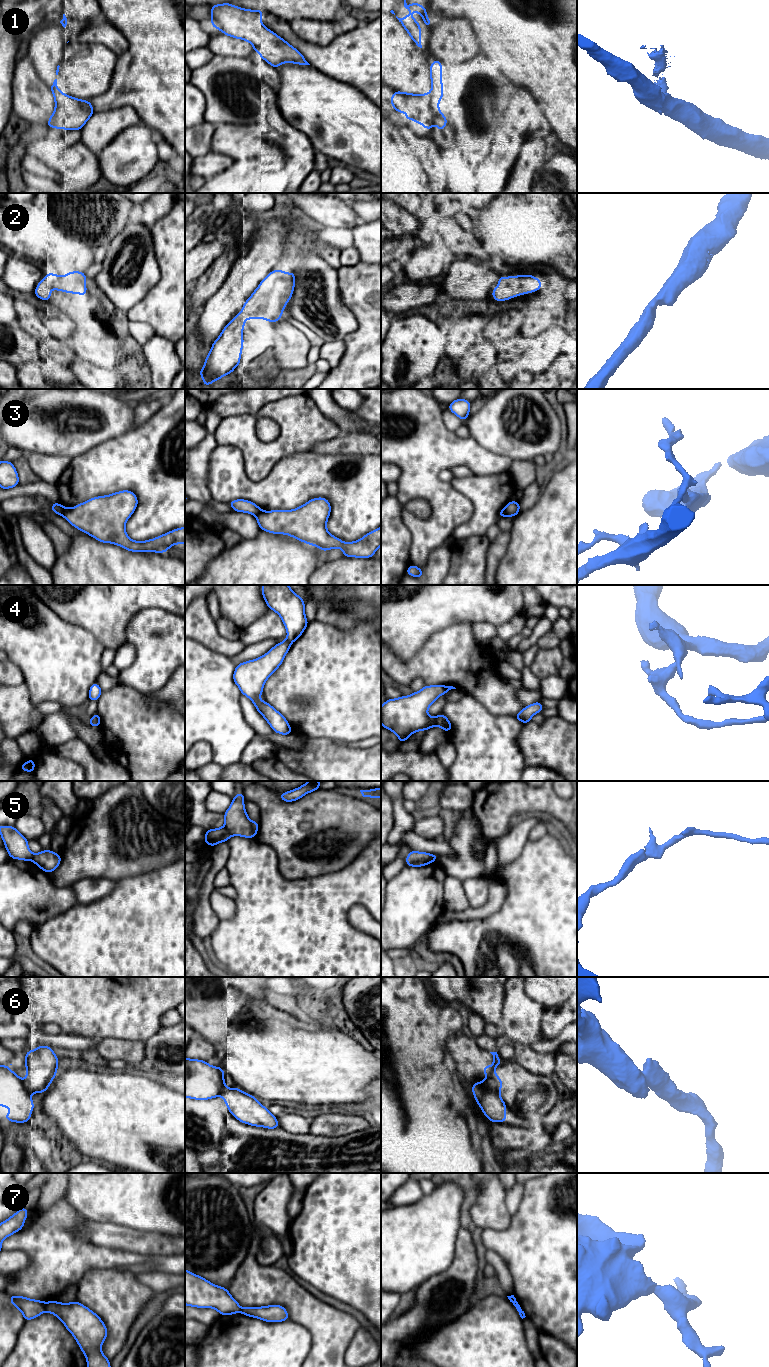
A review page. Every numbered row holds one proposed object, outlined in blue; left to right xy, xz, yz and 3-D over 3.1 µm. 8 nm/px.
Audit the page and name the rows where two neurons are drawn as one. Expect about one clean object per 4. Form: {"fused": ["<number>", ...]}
{"fused": ["3", "4", "5", "6", "7"]}

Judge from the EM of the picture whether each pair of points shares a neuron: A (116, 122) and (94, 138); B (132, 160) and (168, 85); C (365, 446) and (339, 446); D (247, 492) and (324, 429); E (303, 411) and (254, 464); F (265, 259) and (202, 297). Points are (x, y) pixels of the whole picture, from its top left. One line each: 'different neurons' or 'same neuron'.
A: same neuron
B: different neurons
C: same neuron
D: different neurons
E: same neuron
F: different neurons

